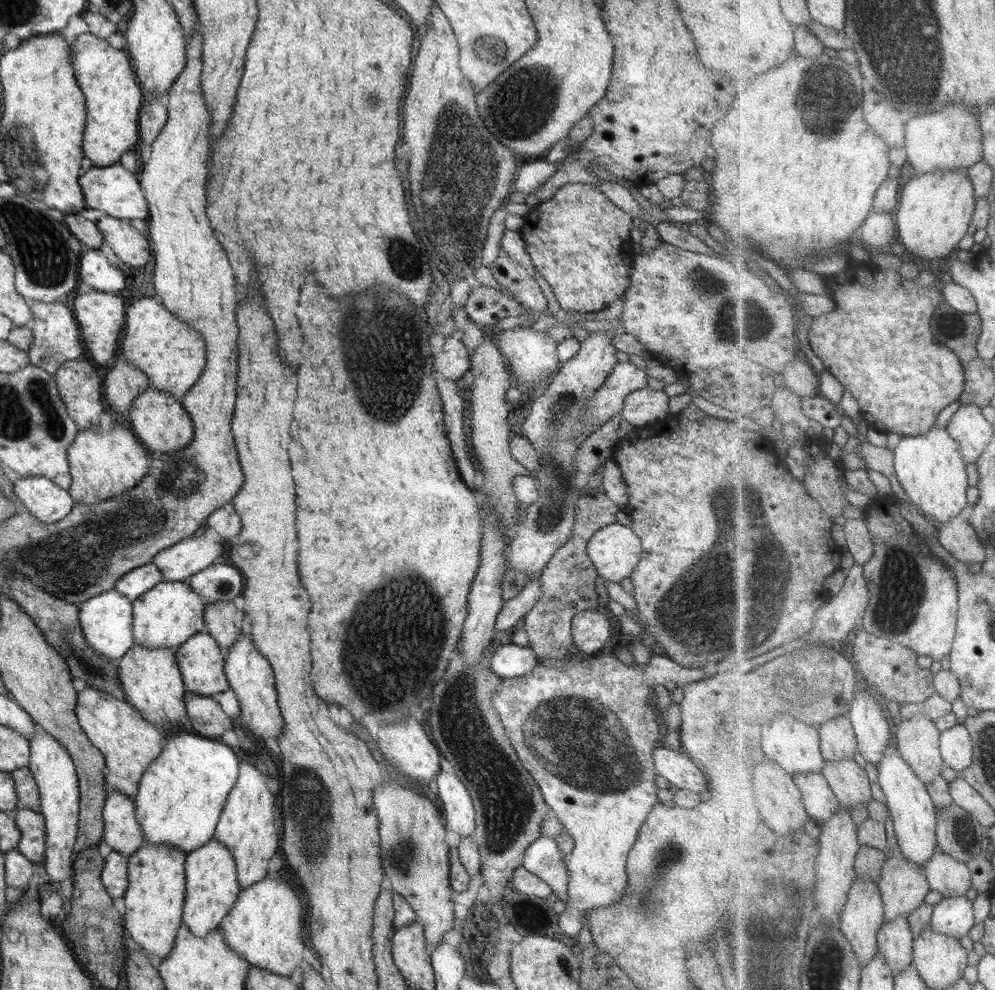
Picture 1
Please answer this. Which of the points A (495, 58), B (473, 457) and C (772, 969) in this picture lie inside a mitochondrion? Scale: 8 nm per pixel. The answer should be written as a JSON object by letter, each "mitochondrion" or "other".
{"A":"mitochondrion","B":"other","C":"mitochondrion"}

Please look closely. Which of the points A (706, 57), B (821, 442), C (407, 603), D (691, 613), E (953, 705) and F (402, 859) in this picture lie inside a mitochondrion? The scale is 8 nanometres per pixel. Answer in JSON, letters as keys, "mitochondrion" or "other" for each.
{"A":"other","B":"other","C":"mitochondrion","D":"mitochondrion","E":"other","F":"mitochondrion"}

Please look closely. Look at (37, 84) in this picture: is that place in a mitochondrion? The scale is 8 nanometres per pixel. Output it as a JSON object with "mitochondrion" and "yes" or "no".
{"mitochondrion":"no"}

